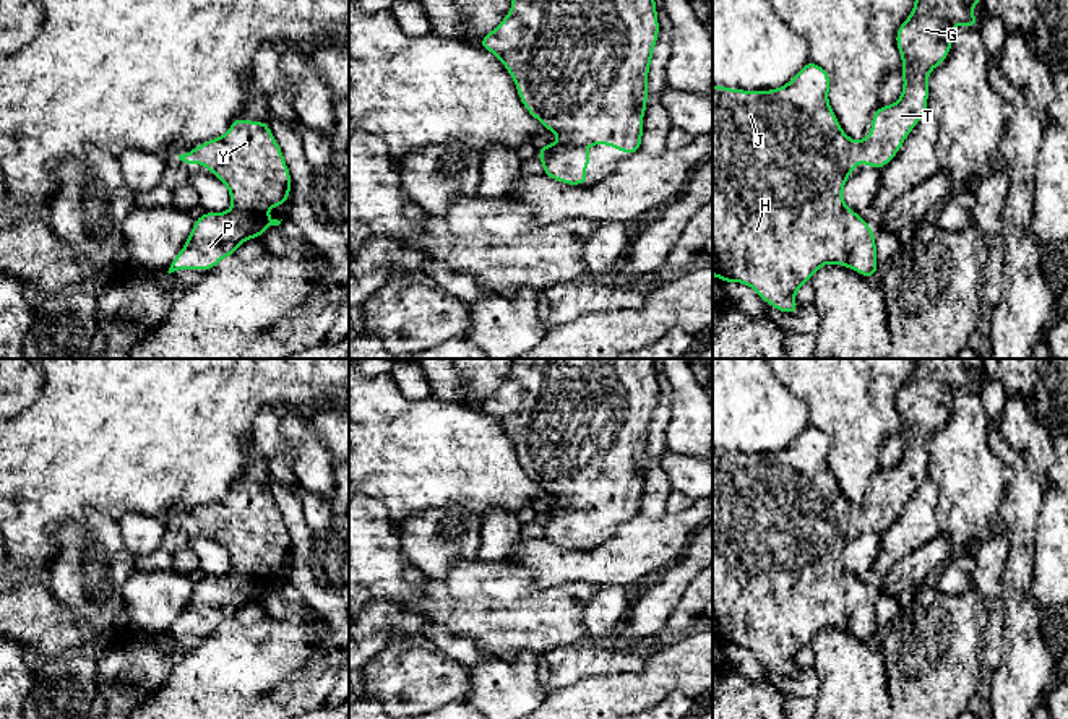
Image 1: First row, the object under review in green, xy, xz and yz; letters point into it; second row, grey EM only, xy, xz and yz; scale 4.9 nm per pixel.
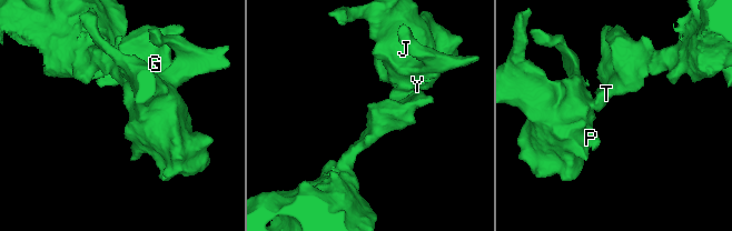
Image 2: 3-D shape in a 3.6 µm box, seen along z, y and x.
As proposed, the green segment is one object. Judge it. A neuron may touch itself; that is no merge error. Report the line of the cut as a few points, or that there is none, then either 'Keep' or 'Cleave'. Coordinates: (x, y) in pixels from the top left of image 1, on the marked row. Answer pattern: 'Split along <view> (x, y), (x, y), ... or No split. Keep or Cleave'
No split. Keep

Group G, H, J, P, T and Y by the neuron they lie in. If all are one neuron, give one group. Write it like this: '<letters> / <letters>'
G H J P T Y

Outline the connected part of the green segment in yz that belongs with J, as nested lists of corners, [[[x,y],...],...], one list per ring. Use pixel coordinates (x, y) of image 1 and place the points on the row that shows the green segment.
[[[915,0],[912,13],[909,18],[898,28],[896,32],[896,45],[902,57],[901,75],[904,78],[904,88],[901,97],[893,105],[880,105],[872,117],[872,135],[865,136],[862,141],[851,140],[841,128],[829,102],[829,73],[826,68],[807,62],[800,71],[784,86],[771,91],[745,91],[745,89],[732,89],[724,86],[713,84],[713,274],[724,282],[742,282],[750,286],[763,302],[768,302],[771,307],[782,313],[797,313],[800,307],[795,304],[795,292],[808,281],[812,276],[826,263],[834,263],[846,266],[849,269],[855,269],[860,276],[875,278],[878,269],[876,261],[876,243],[875,232],[872,227],[851,208],[844,205],[842,188],[855,169],[855,166],[862,161],[863,164],[881,170],[901,149],[907,135],[914,130],[917,122],[928,114],[927,99],[928,99],[928,73],[941,65],[953,45],[953,26],[962,24],[969,28],[979,28],[980,23],[971,11],[975,3],[982,3],[982,0]]]

